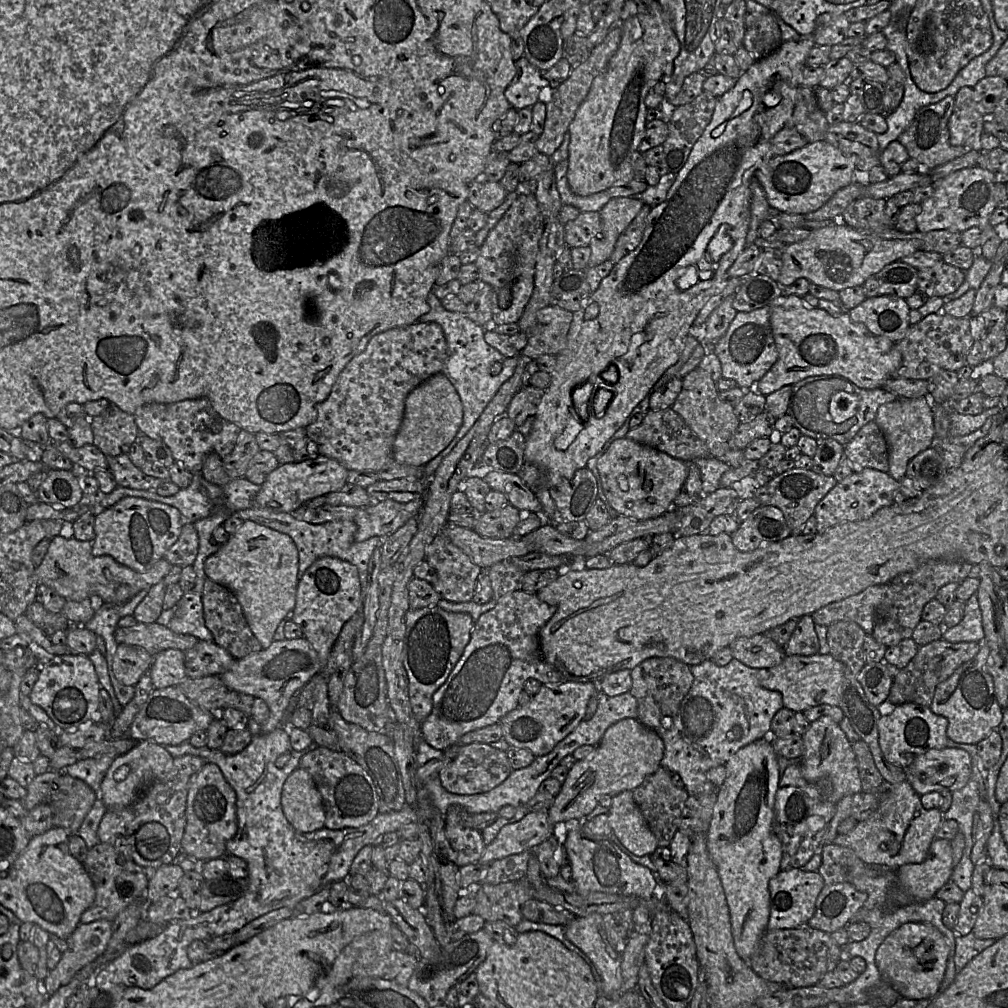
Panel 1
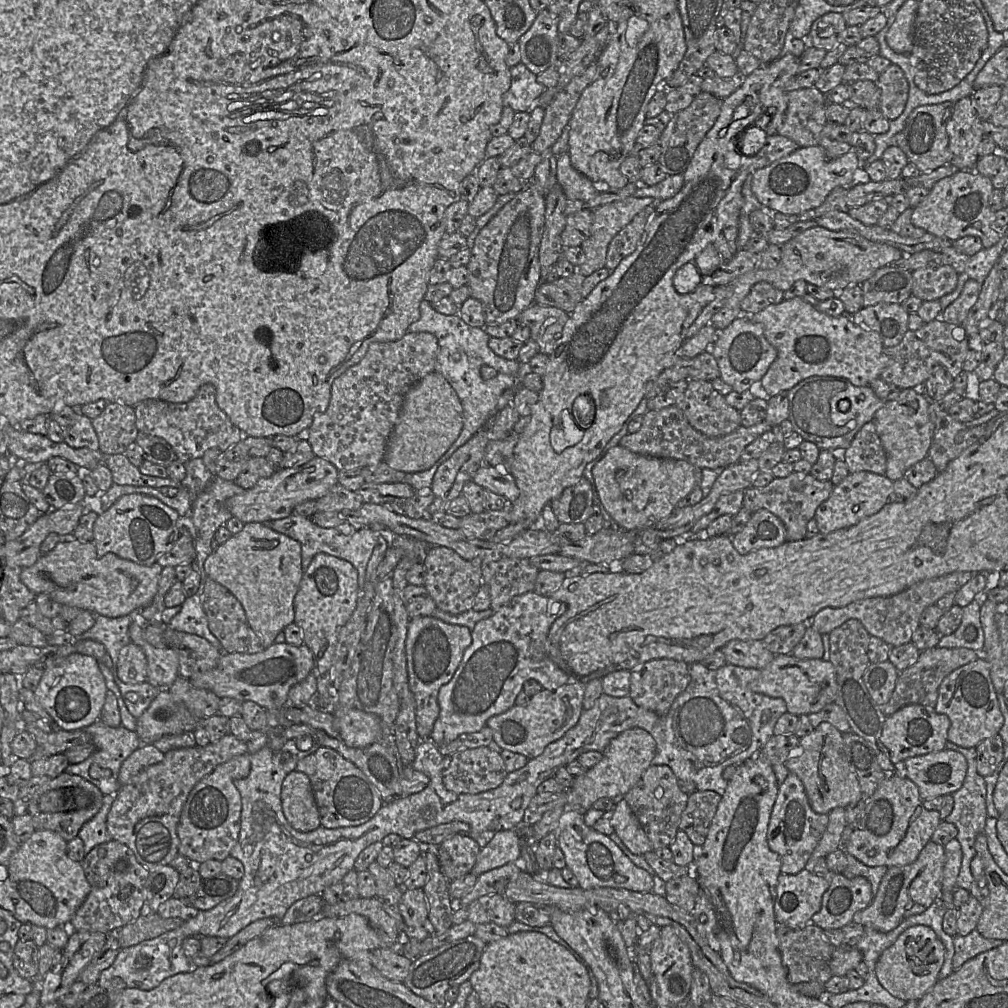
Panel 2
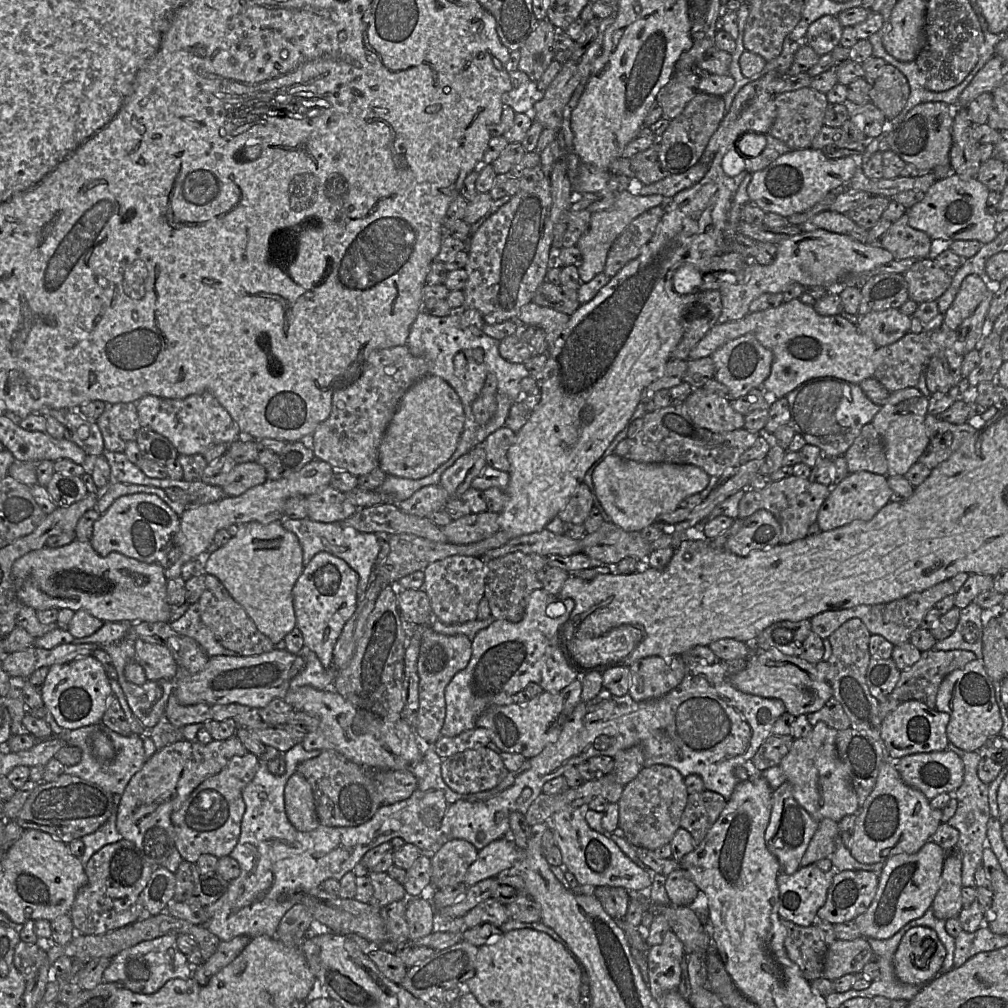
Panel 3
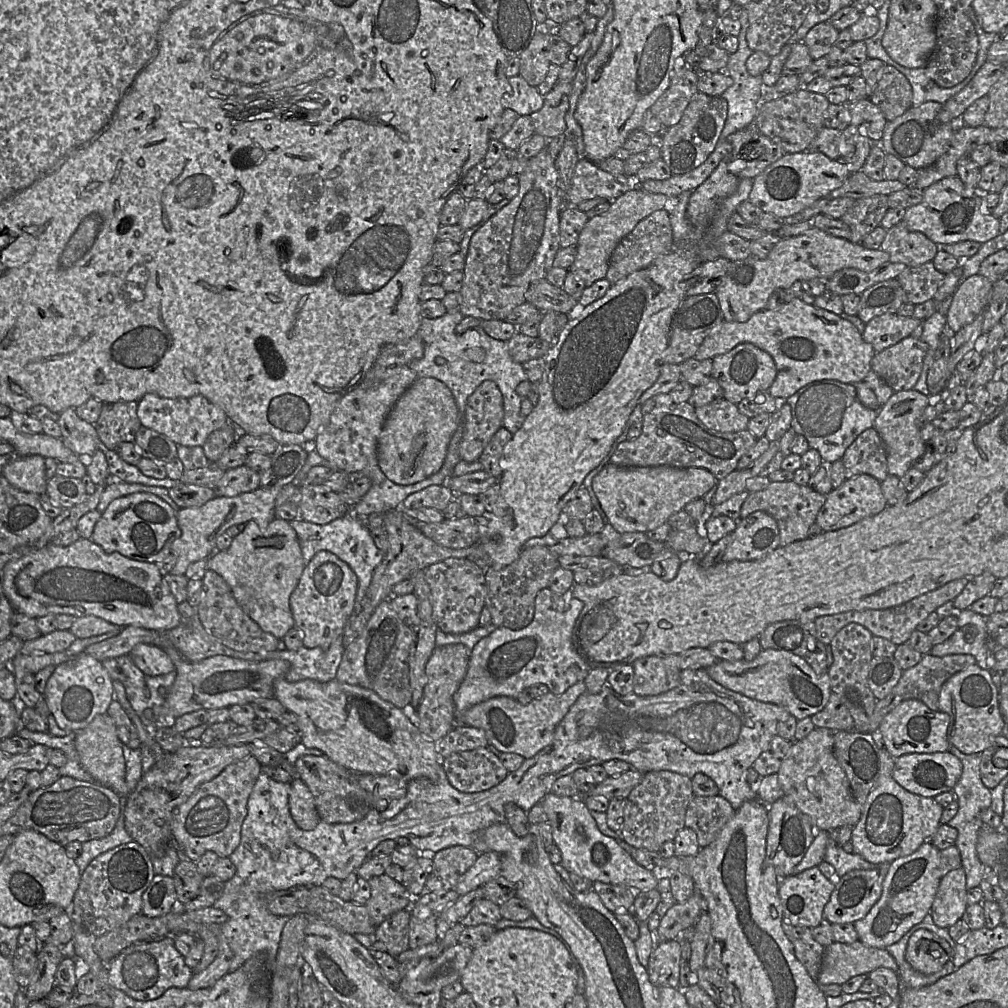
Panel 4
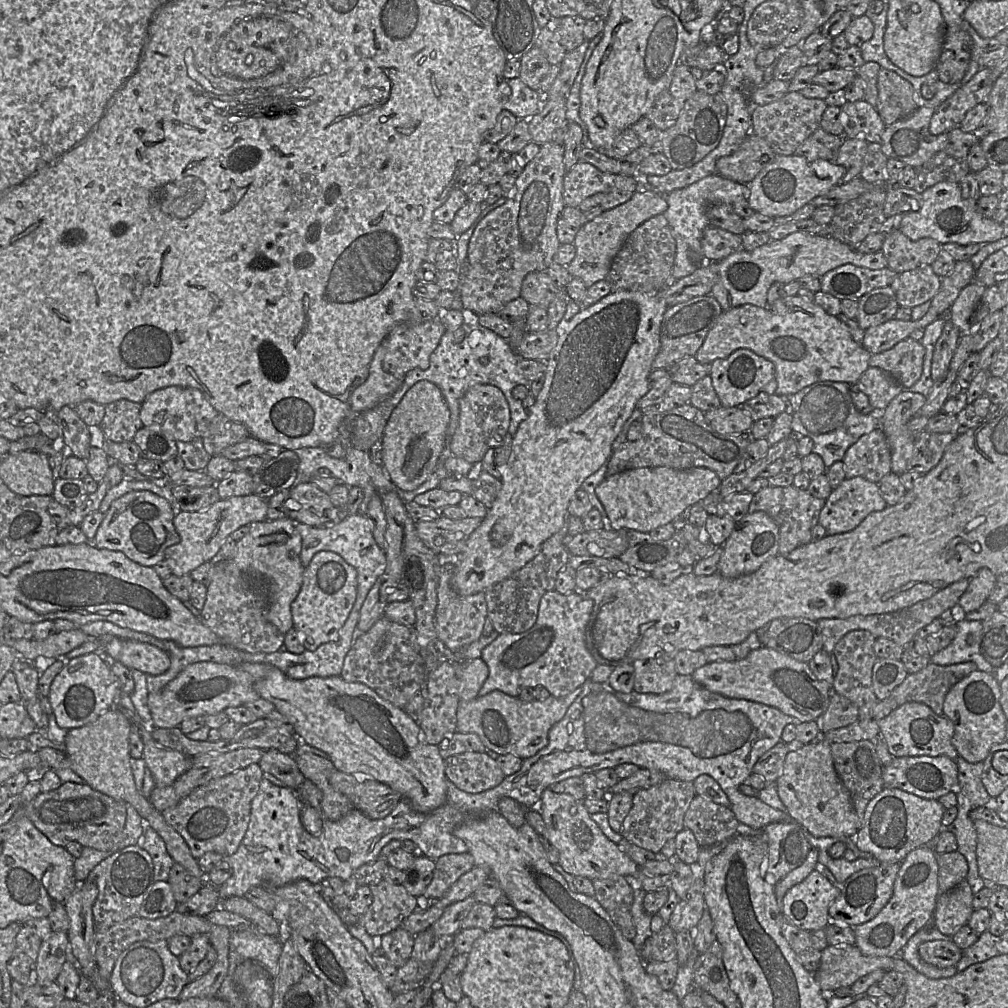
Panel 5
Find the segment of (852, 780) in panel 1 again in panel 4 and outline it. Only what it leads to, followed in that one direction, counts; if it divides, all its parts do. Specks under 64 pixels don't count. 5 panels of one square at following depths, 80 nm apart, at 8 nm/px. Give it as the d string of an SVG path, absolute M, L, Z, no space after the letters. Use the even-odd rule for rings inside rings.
M815 727L803 739L793 741L777 773L784 795L810 818L816 830L854 827L862 811L862 805L854 798L846 774L834 755L834 732Z

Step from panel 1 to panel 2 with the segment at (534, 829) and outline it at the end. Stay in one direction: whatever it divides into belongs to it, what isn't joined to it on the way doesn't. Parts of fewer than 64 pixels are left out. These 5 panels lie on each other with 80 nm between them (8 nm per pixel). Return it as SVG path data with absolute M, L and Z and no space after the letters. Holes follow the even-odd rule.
M520 825L510 830L501 830L481 849L471 870L477 877L481 874L508 863L519 862L521 837L530 835L531 827Z

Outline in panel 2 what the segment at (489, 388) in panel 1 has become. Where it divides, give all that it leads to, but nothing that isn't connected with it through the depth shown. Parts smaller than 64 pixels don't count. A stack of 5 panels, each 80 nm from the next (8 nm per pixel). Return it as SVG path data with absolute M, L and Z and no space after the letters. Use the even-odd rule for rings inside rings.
M425 299L420 304L419 320L409 326L408 332L428 332L437 338L439 351L434 372L443 375L456 391L462 404L464 416L461 433L447 452L430 469L408 473L401 481L409 484L417 492L422 489L430 489L438 467L480 429L490 423L496 414L496 405L502 393L510 388L520 388L518 384L519 362L517 359L507 360L495 354L488 345L490 336L483 328L468 325L459 314L441 314L434 310L432 304ZM455 353L461 354L459 361L454 360L453 355ZM483 366L493 367L498 372L496 377L484 380L480 374Z

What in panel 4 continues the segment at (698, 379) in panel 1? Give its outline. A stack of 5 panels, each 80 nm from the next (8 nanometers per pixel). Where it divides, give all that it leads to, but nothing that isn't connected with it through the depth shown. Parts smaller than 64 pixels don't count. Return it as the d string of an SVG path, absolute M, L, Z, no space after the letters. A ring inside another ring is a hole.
M725 398L695 407L695 413L706 427L718 432L730 433L748 429L749 418L739 411L736 404Z

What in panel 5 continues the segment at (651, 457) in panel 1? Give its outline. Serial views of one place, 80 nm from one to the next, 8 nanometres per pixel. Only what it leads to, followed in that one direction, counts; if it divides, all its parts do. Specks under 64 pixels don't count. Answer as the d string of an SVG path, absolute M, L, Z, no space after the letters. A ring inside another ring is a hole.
M643 467L629 469L607 476L595 489L613 530L630 529L650 532L679 519L690 506L711 492L719 491L722 480L711 469L693 467L678 470L670 467Z

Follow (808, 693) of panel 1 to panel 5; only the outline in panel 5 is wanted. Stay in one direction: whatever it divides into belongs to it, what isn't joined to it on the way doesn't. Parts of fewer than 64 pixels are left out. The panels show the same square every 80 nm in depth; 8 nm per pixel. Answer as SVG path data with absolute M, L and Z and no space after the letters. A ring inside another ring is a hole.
M765 646L751 651L743 659L708 662L691 676L711 692L775 707L800 722L815 721L823 714L833 692L830 684L816 679L807 663Z

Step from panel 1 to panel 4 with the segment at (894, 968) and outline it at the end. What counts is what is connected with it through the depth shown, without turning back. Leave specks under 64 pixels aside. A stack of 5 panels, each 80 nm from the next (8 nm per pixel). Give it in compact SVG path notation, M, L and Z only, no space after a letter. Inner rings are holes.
M919 929L912 934L905 952L905 959L911 967L925 975L940 971L948 961L952 961L952 957L953 950L949 943L927 929Z

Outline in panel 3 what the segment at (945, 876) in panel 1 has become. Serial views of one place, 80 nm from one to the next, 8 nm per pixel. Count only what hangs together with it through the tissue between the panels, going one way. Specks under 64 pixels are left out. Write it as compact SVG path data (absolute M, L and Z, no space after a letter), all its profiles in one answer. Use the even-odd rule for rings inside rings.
M929 840L914 854L899 854L888 859L879 875L876 895L868 909L854 921L866 939L888 939L903 926L918 919L932 907L940 886L945 851Z

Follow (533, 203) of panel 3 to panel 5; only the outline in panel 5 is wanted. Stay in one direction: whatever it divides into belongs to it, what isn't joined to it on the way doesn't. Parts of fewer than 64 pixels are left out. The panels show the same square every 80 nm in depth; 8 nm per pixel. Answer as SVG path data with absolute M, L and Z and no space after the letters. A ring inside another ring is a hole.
M552 141L540 146L536 156L517 176L515 195L502 206L490 212L475 229L469 244L466 262L460 267L459 294L464 310L477 315L497 314L510 301L520 297L521 286L527 274L547 271L553 263L560 242L557 238L557 223L565 207L563 202L563 179L567 170L564 165L564 147Z

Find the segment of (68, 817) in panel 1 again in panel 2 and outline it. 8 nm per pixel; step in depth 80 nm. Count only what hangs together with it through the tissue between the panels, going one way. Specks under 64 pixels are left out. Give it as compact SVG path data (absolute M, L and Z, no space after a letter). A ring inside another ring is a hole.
M63 772L50 779L34 794L27 808L35 830L51 830L67 842L78 836L82 826L101 809L104 794L81 776Z

